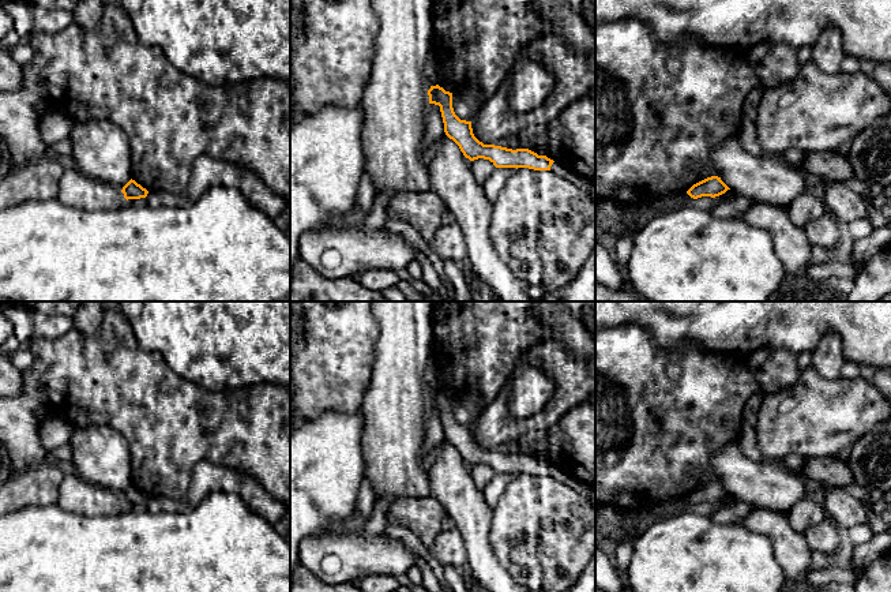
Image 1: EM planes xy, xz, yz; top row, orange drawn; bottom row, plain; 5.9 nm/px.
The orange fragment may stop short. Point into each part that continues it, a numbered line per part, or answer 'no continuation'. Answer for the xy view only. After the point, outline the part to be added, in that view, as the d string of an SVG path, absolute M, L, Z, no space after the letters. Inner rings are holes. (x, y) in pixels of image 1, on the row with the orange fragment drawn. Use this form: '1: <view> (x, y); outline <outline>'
no continuation

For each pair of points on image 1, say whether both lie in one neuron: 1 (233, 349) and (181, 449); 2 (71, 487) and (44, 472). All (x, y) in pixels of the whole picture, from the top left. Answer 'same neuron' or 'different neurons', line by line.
1: different neurons
2: different neurons

